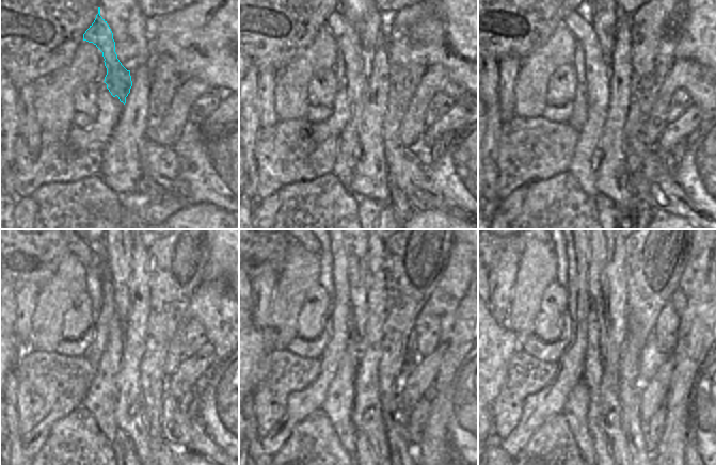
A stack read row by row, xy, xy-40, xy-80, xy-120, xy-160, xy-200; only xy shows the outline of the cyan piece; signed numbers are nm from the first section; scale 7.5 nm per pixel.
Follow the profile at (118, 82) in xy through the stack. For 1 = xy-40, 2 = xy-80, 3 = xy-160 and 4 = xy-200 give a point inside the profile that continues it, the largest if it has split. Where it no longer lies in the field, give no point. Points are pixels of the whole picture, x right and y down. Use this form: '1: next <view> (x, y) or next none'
1: next xy-40 (356, 83)
2: next xy-80 (584, 164)
3: next xy-160 (339, 401)
4: next xy-200 (575, 410)

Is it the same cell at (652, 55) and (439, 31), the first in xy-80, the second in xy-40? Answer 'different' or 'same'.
different

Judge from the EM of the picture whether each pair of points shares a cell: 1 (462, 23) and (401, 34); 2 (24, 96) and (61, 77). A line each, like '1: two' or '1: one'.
1: two
2: two

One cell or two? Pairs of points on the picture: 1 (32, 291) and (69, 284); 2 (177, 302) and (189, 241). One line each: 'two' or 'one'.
1: two
2: one

